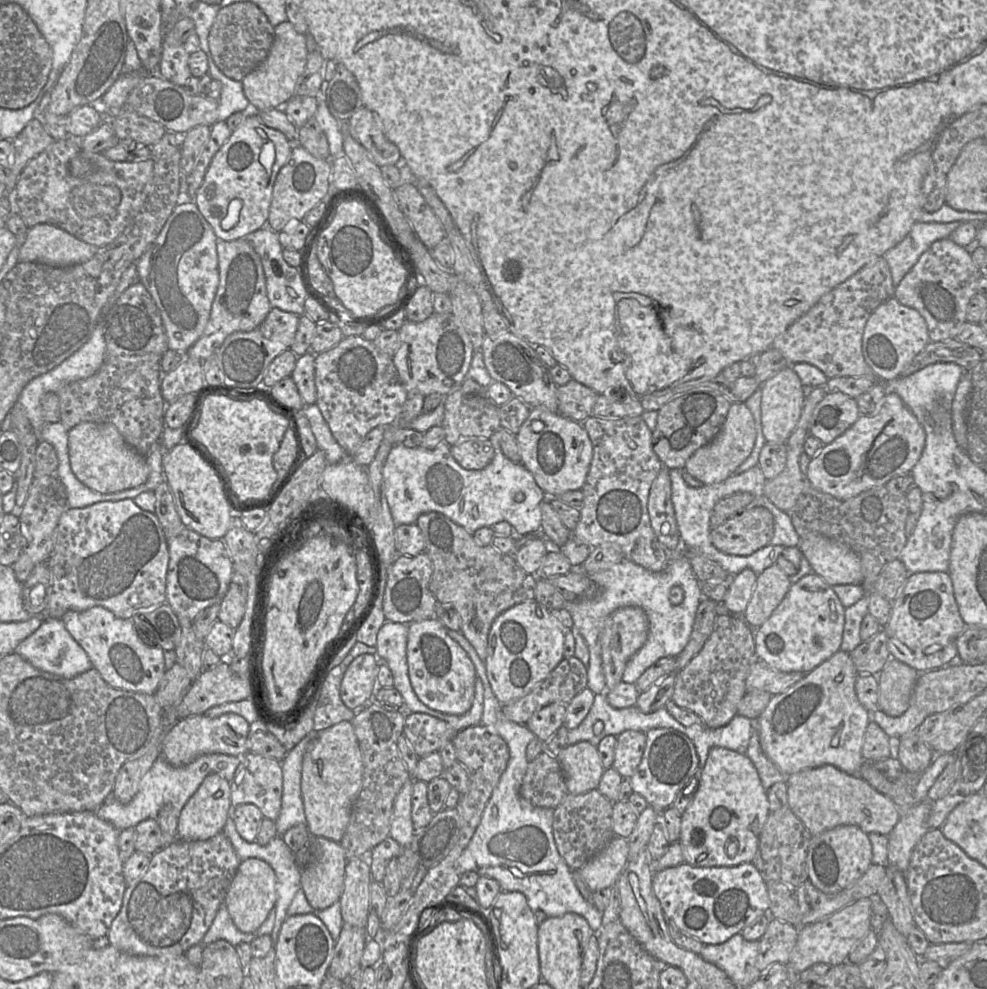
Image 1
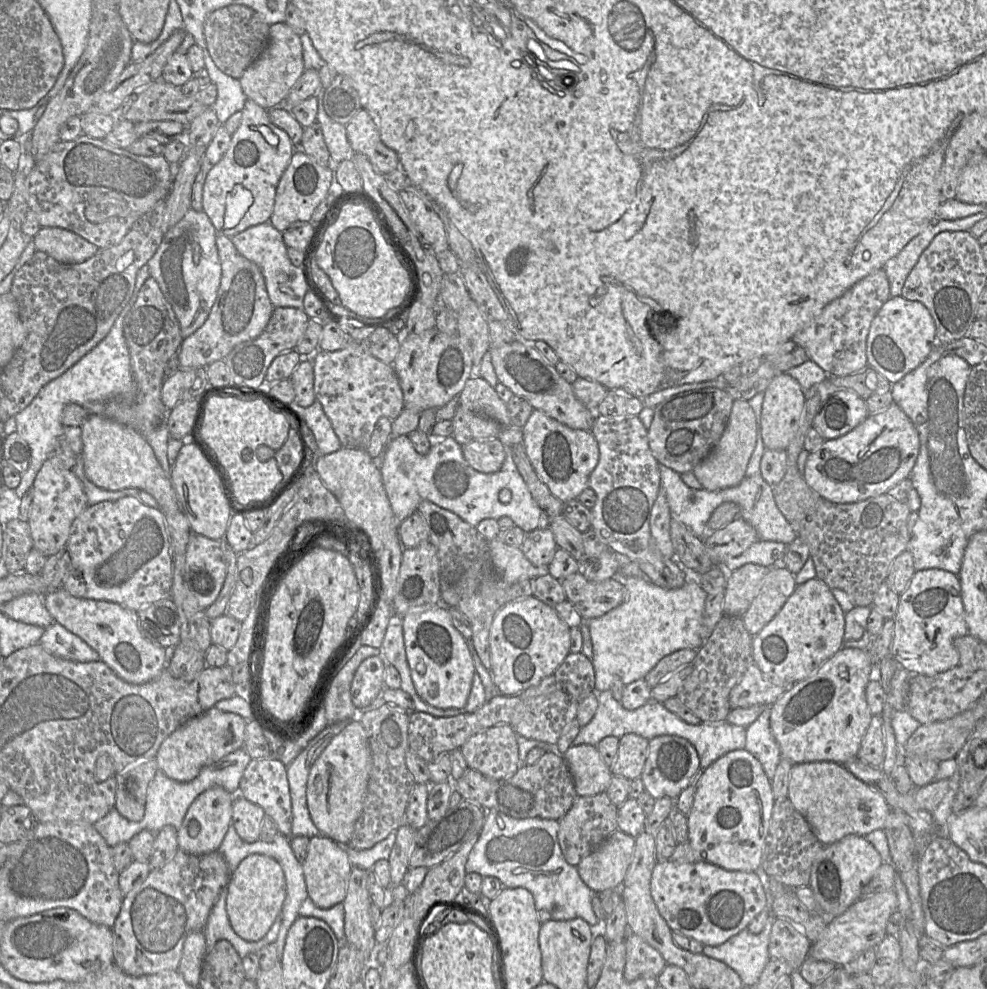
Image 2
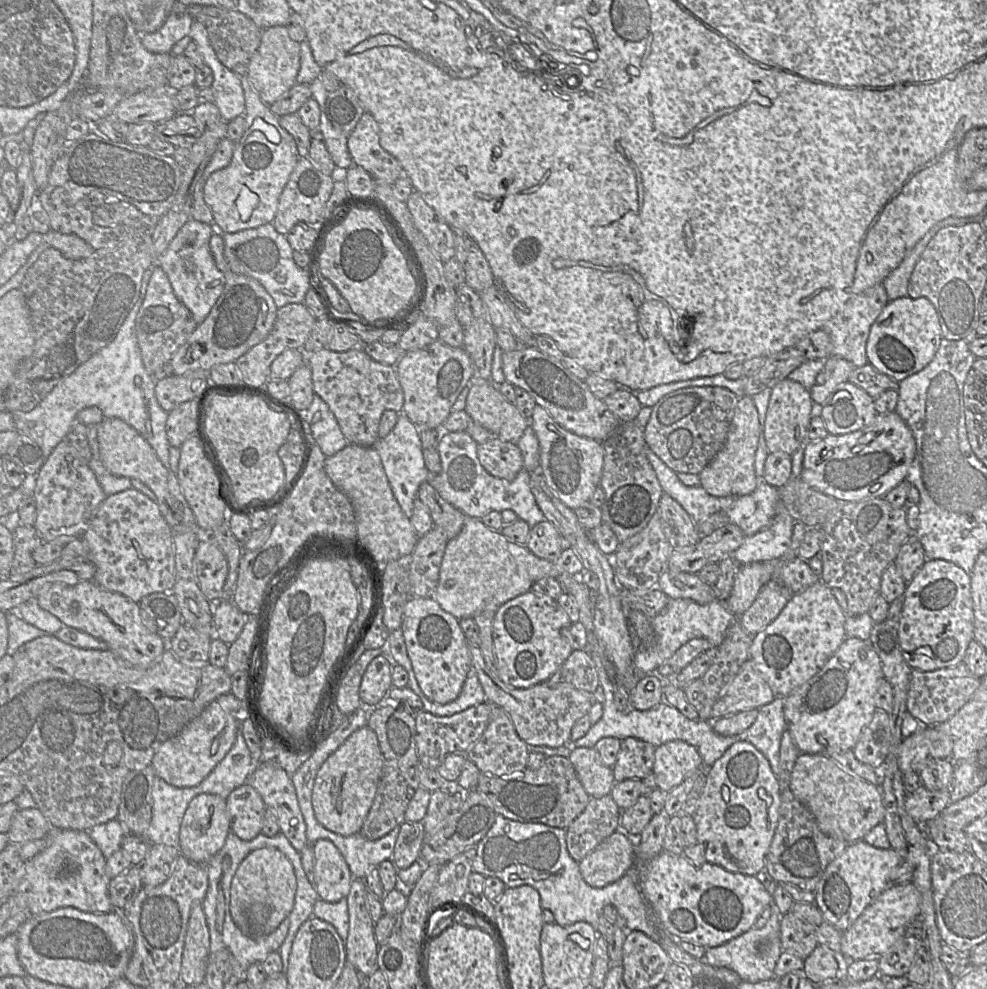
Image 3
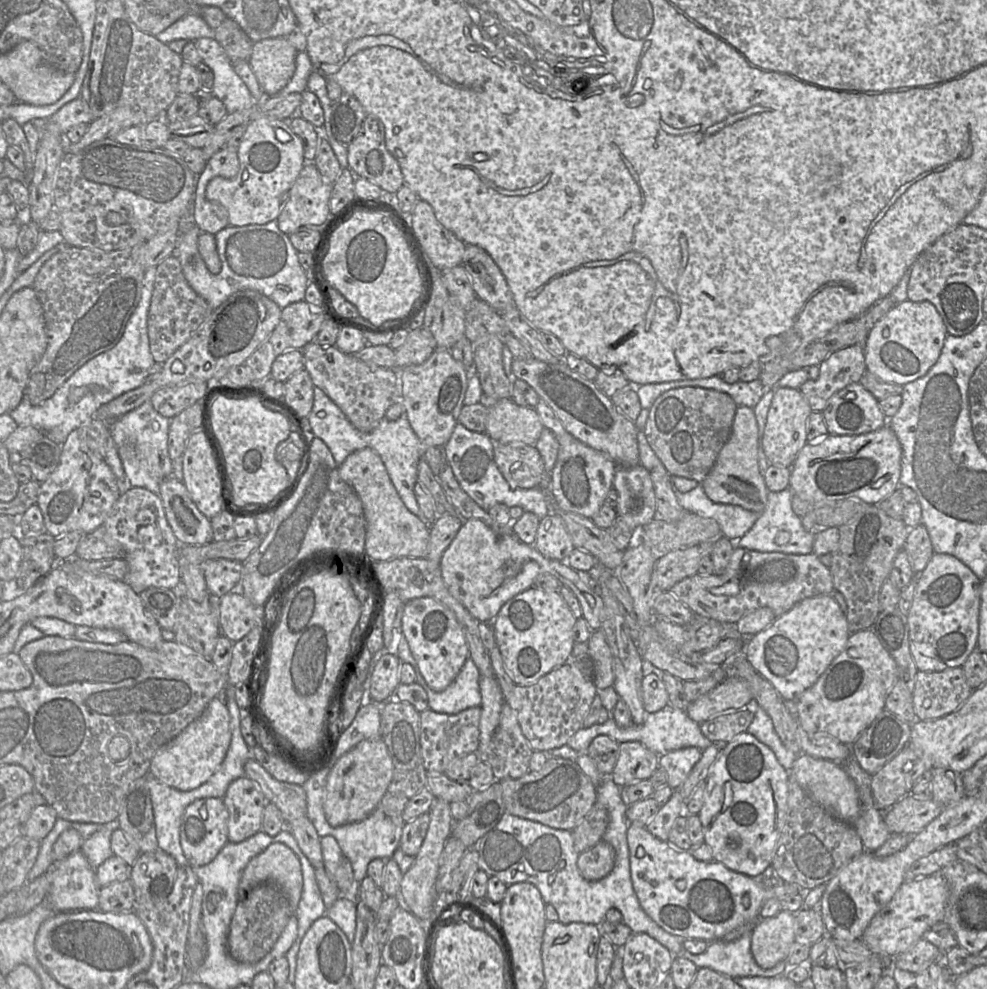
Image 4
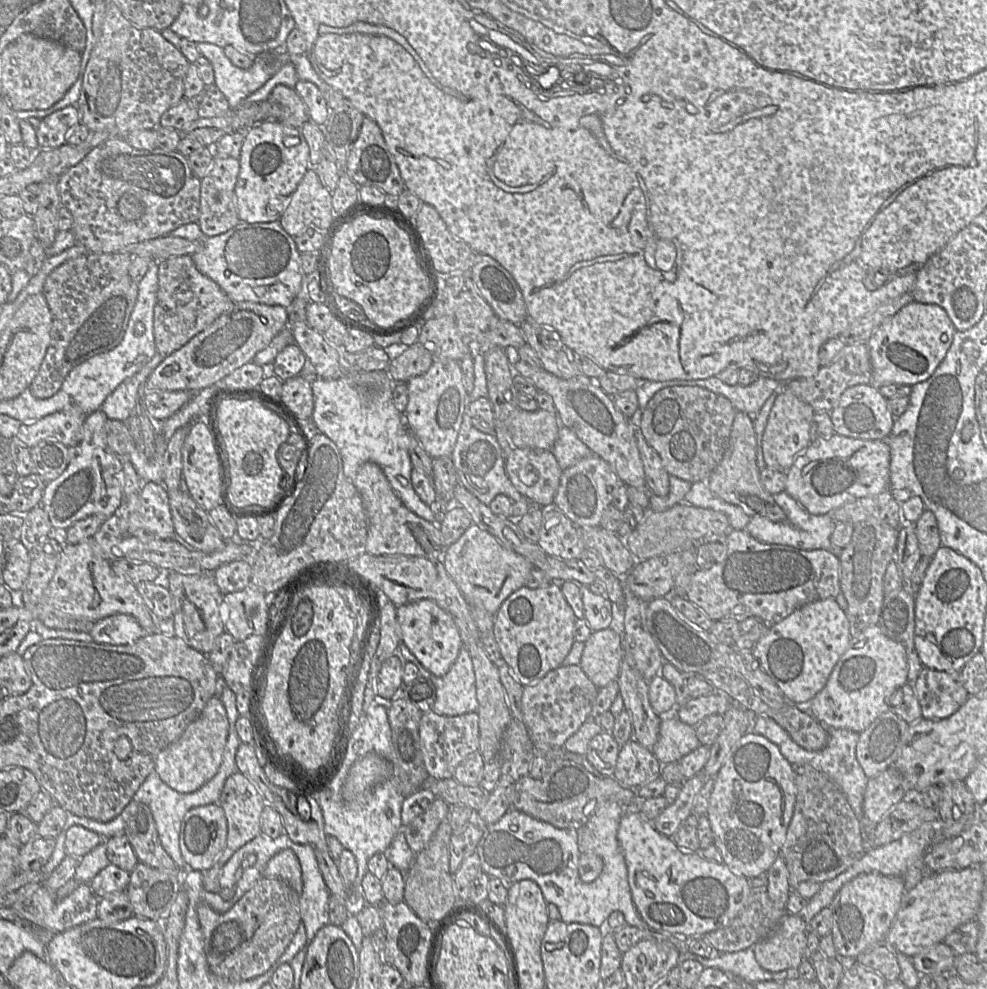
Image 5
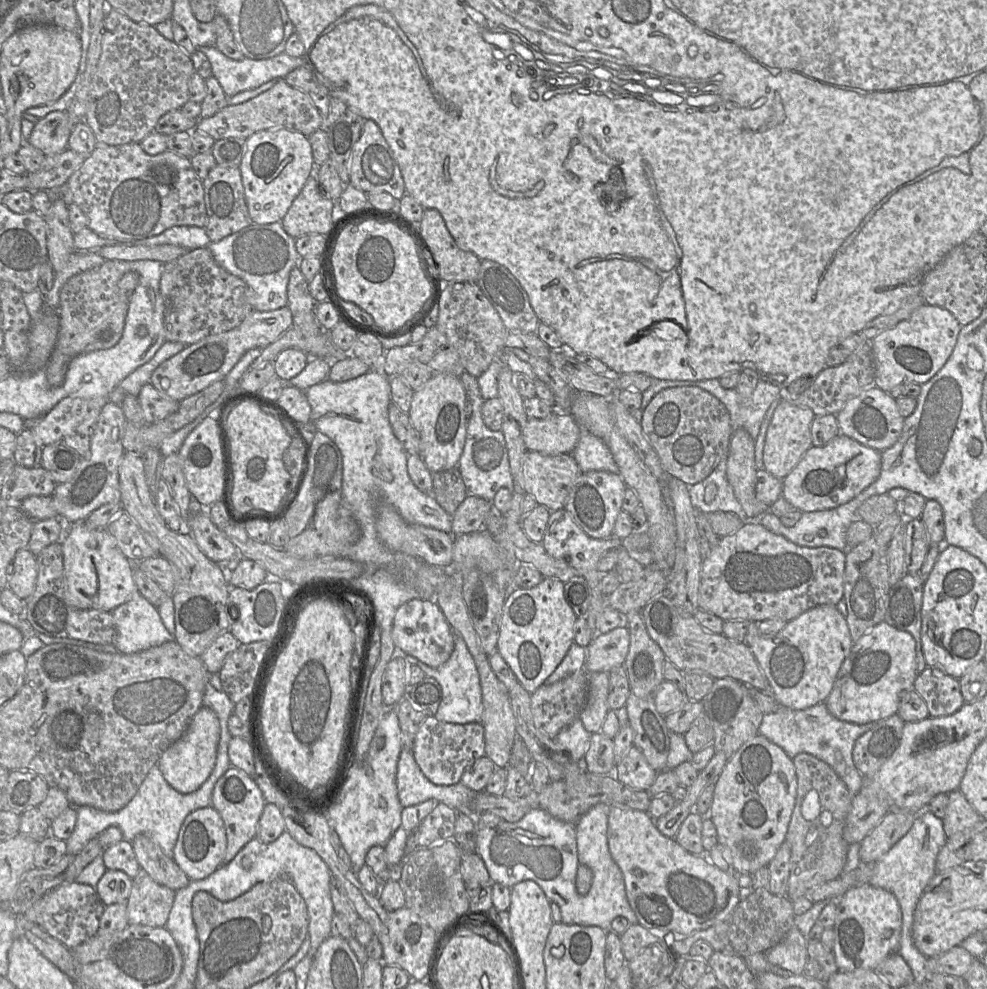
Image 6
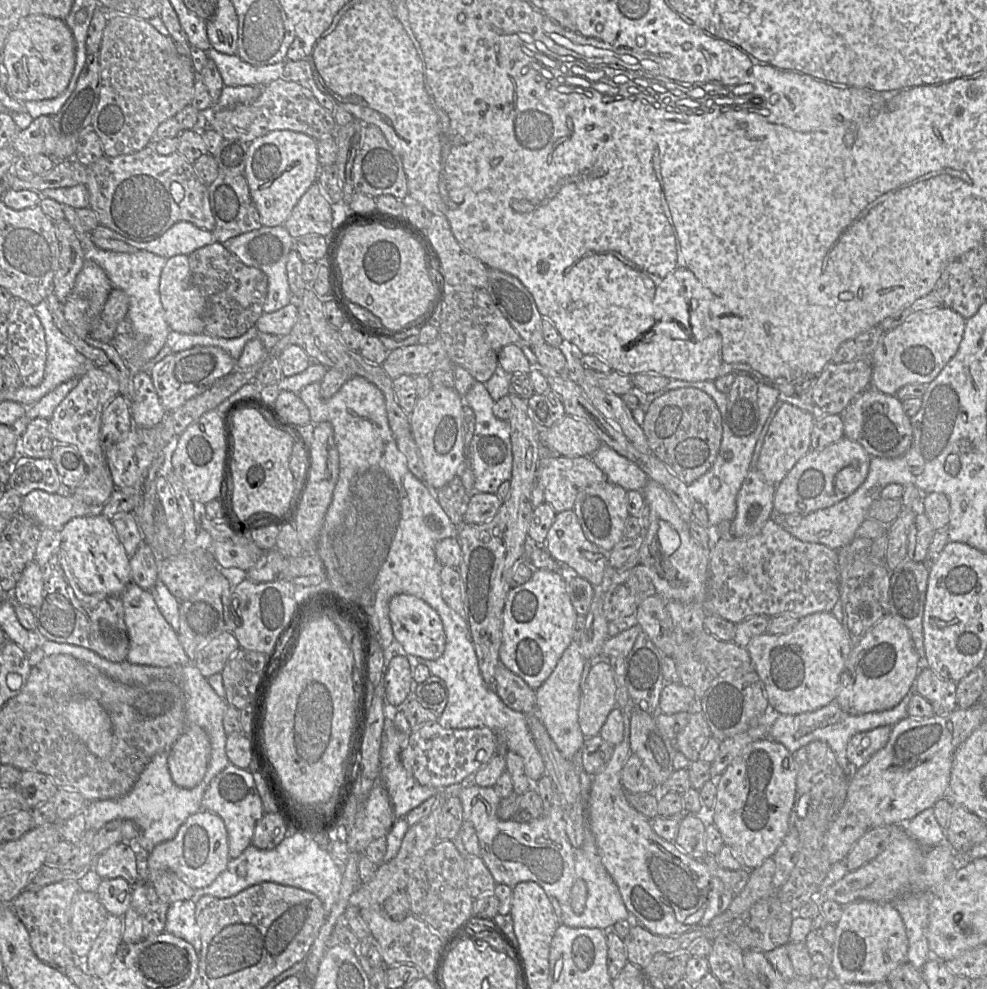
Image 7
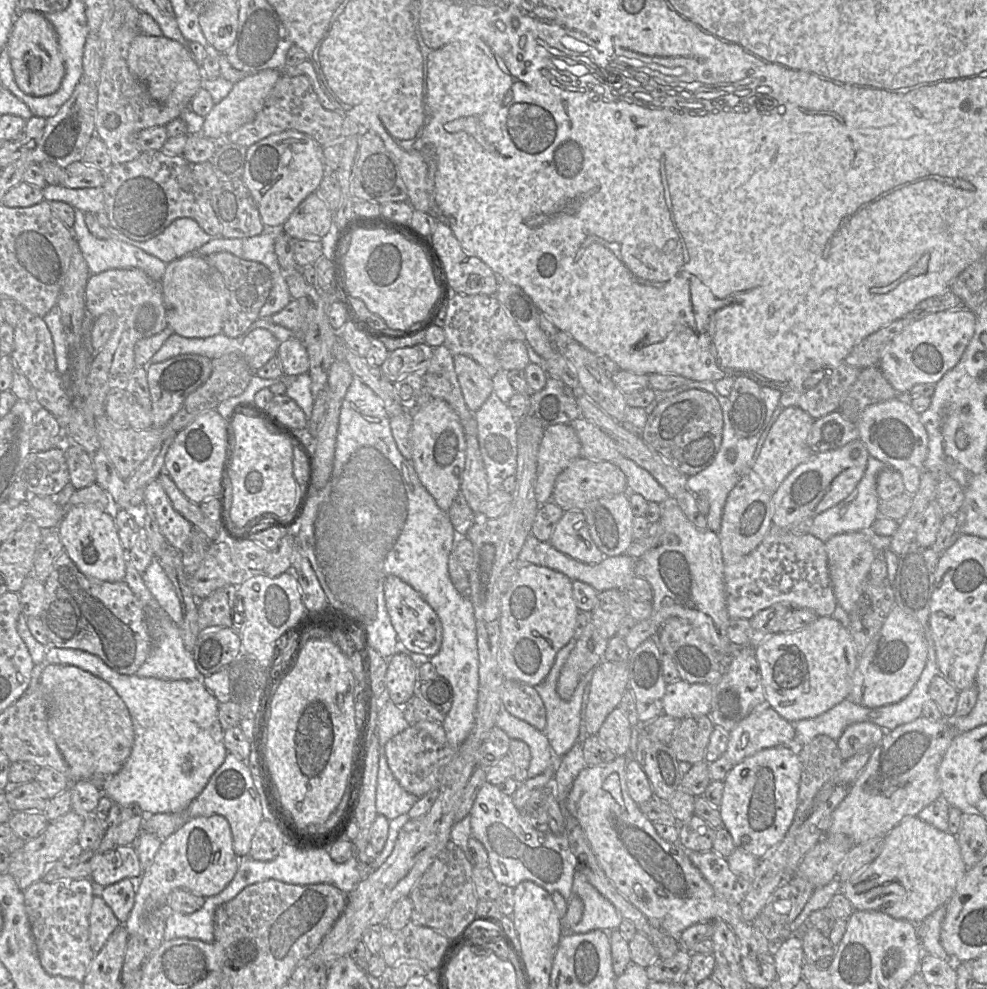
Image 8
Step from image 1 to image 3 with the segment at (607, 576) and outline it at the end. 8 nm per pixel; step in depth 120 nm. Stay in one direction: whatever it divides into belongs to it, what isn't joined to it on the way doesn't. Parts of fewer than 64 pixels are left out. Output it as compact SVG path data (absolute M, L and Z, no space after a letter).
M670 599L667 607L650 619L654 630L654 641L651 644L640 644L636 649L634 665L639 679L663 665L679 648L692 639L705 638L711 647L718 647L724 639L727 628L736 618L739 617L727 609L726 603L719 600L701 605L690 599Z

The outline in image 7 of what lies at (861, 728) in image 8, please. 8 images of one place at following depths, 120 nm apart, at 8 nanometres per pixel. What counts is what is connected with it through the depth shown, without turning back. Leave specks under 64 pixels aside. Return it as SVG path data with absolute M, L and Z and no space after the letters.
M881 726L854 735L847 746L847 758L852 769L863 767L874 754L883 749L891 732L892 726Z

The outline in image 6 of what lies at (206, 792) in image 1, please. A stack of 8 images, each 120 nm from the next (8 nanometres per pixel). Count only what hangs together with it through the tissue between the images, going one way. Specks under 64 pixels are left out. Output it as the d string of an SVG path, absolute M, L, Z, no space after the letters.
M213 806L197 809L182 823L172 858L190 880L208 877L223 864L227 839L224 822Z

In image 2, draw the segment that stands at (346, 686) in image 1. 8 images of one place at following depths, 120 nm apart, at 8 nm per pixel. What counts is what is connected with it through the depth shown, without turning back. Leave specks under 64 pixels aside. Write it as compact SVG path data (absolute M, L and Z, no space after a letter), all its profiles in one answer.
M379 656L368 657L359 665L351 684L351 698L356 708L373 703L384 687L385 670Z

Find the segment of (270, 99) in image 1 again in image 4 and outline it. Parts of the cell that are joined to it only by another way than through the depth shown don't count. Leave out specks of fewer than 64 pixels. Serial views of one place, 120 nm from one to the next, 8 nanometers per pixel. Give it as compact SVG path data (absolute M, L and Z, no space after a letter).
M286 37L253 44L249 64L266 96L276 95L289 83L296 70L297 52Z

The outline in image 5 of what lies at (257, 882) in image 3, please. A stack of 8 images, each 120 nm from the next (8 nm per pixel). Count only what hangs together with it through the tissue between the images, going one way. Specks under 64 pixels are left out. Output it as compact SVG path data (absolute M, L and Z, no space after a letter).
M284 849L273 856L263 870L263 877L278 878L302 894L302 870L298 857L291 849Z

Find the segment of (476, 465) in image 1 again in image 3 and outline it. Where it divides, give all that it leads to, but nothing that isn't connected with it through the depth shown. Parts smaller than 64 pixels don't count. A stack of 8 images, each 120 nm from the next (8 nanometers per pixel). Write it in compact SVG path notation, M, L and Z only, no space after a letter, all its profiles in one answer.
M497 437L478 444L477 454L485 470L500 479L514 480L524 466L523 456L517 444Z

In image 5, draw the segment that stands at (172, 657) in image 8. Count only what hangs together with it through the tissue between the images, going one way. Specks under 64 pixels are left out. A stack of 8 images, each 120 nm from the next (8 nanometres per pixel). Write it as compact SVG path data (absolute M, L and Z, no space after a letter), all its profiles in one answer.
M115 614L96 621L89 631L93 641L98 644L133 644L147 634L137 620L127 614Z

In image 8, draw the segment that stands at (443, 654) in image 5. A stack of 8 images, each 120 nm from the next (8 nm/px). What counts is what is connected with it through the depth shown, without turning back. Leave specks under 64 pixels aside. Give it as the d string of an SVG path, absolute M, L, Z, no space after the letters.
M394 575L384 581L386 609L398 640L412 653L432 657L442 644L442 624L433 608L409 584Z

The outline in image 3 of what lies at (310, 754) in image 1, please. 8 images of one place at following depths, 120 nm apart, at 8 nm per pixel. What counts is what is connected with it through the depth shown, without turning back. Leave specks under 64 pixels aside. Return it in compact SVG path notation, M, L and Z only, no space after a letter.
M368 725L353 732L317 773L312 807L319 823L342 836L359 833L373 804L382 768L383 755L376 733Z

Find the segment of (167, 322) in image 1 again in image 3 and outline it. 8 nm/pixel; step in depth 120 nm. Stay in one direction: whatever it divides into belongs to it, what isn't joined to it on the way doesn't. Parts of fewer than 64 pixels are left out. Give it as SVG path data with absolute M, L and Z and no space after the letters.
M190 218L153 264L160 266L167 274L175 295L190 311L198 325L208 316L225 285L224 273L217 268L210 250L213 231L218 231L215 225Z

